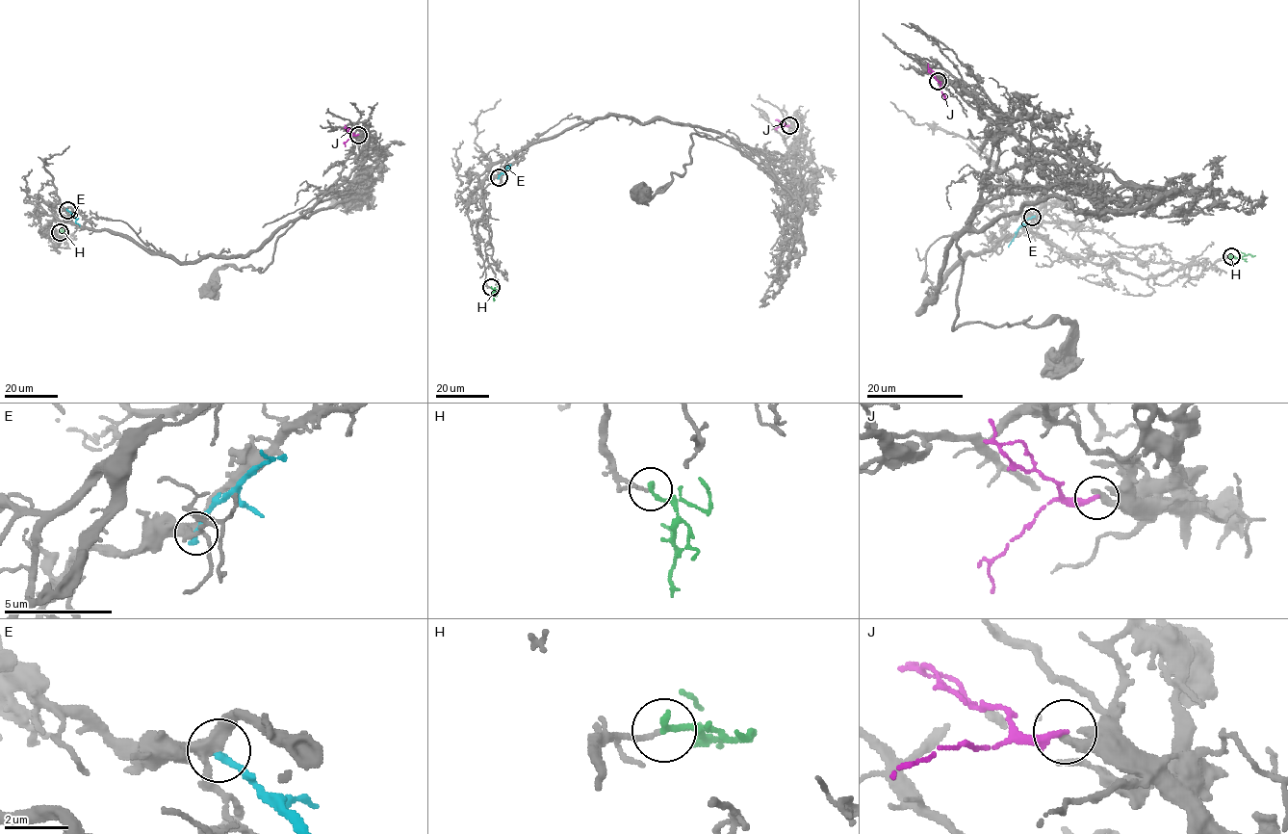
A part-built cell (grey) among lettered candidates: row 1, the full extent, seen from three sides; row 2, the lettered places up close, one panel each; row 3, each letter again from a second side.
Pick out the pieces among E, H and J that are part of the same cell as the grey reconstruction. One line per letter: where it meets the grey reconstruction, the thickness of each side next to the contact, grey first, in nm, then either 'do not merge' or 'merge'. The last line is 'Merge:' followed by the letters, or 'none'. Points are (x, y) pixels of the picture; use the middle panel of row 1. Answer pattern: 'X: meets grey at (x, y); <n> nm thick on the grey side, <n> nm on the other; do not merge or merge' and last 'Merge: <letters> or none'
E: meets grey at (499, 177); 320 nm thick on the grey side, 300 nm on the other; do not merge
H: meets grey at (491, 287); 140 nm thick on the grey side, 220 nm on the other; merge
J: meets grey at (789, 125); 320 nm thick on the grey side, 240 nm on the other; do not merge
Merge: H

